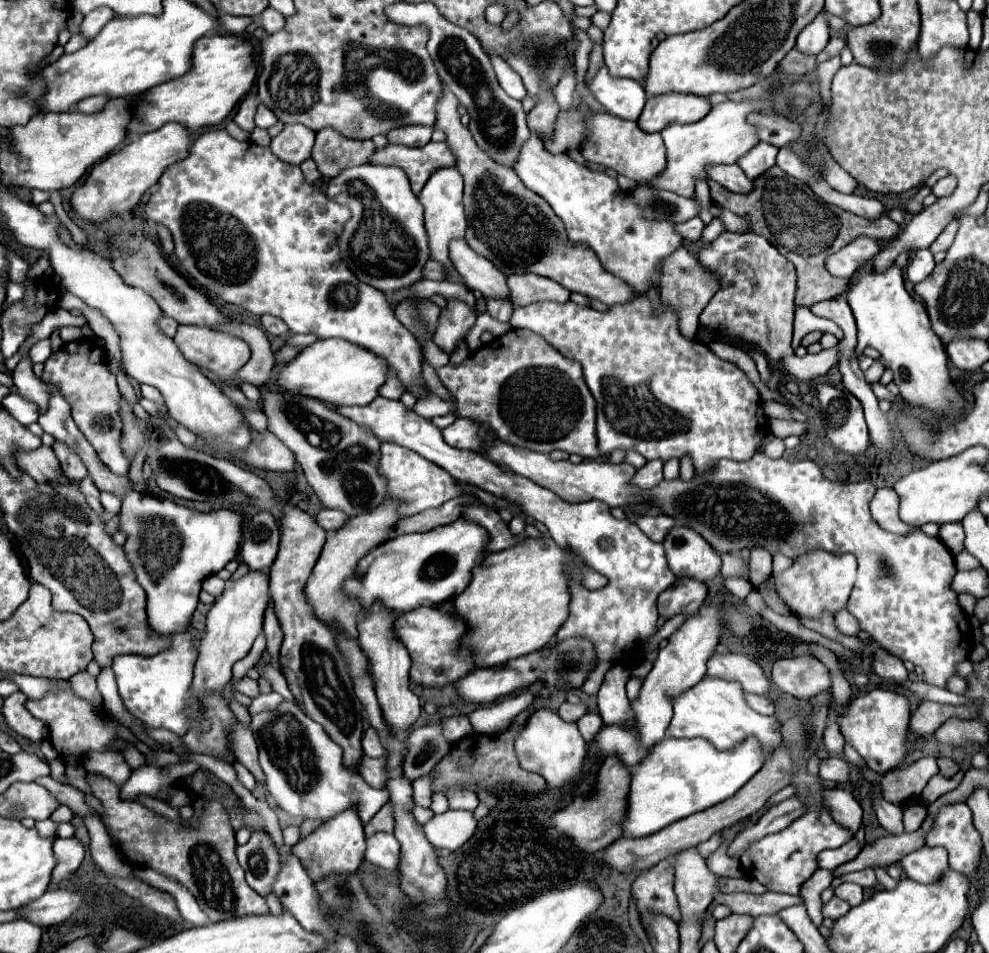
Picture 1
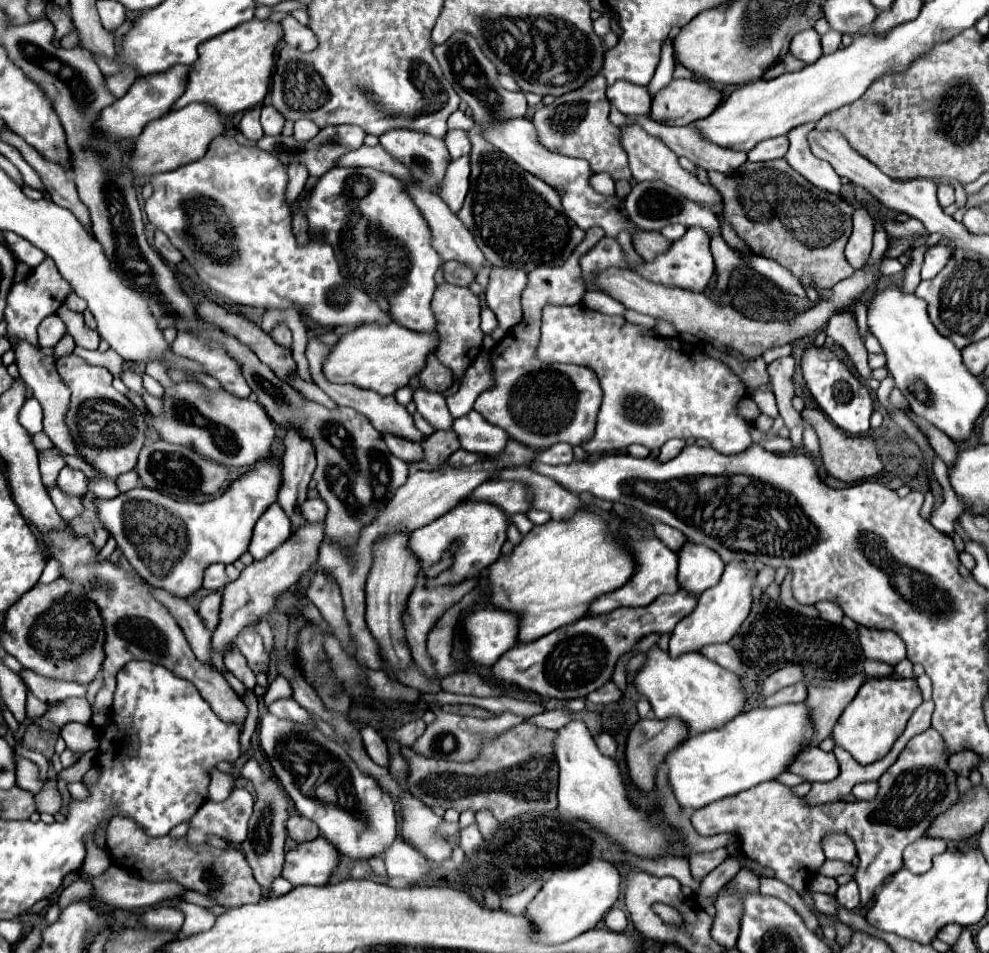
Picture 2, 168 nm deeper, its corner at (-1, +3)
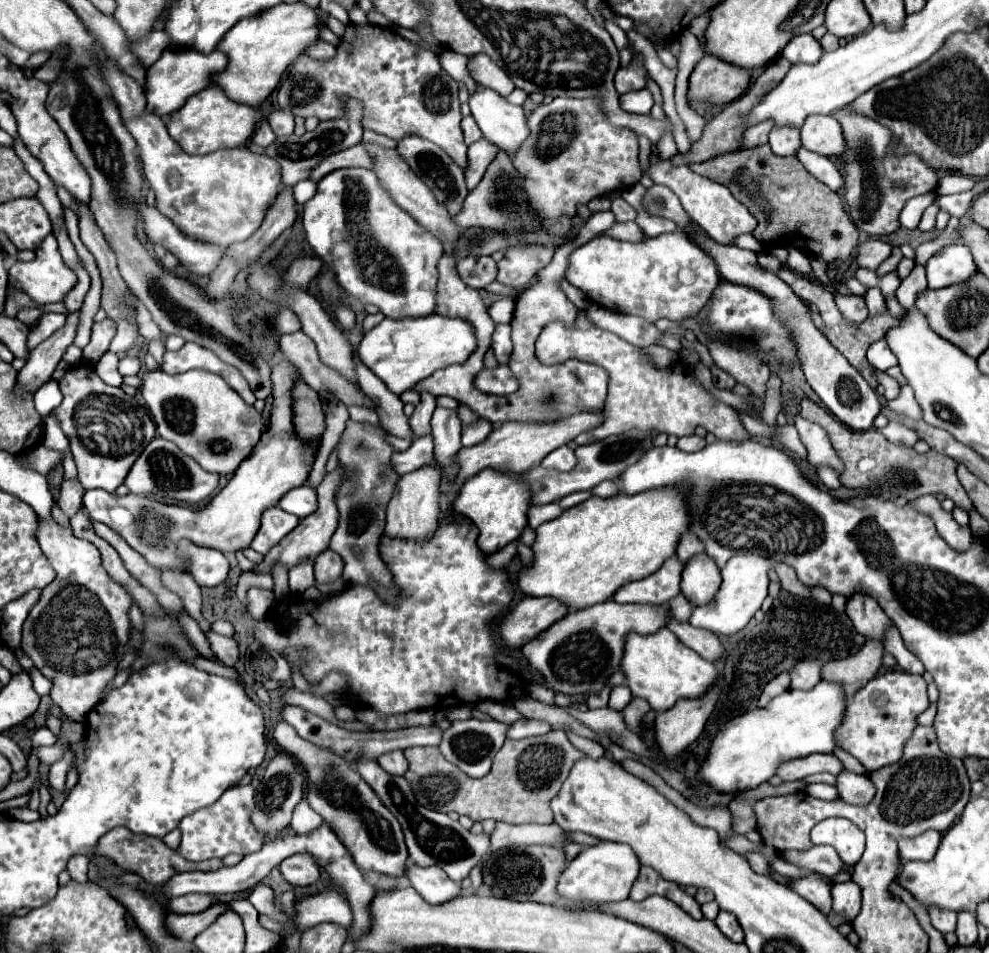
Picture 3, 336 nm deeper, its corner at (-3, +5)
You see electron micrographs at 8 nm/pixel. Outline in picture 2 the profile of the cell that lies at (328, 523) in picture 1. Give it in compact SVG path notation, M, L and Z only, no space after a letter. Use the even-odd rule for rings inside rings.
M305 499L299 503L299 513L307 521L323 521L327 515L327 507L321 499Z

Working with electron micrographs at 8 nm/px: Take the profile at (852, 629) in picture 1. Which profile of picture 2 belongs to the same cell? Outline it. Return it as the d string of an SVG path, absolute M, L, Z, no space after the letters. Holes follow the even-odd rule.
M819 601L819 603L815 603L815 609L829 623L841 623L841 619L843 619L841 607L837 607L837 603L833 603L833 601Z

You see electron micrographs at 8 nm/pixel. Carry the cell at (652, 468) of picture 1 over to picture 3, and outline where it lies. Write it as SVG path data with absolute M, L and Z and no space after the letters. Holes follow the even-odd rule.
M689 435L689 437L679 437L677 441L677 447L681 451L699 451L705 447L705 439L697 437L697 435Z

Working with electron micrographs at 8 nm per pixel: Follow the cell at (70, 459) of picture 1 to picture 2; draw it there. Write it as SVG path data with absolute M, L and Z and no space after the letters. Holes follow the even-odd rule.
M69 467L61 469L57 485L65 495L71 495L71 497L77 497L77 499L85 497L85 493L89 491L87 489L87 477L81 471L69 469Z

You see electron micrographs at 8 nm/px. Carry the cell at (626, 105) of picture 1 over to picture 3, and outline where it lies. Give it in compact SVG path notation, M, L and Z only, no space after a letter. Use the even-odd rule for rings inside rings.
M645 87L645 89L637 89L637 91L629 91L625 95L619 97L619 105L623 111L629 111L629 113L649 113L649 109L653 107L653 97L651 97L651 91Z

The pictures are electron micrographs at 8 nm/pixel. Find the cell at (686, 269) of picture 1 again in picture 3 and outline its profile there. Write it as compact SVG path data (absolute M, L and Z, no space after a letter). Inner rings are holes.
M629 221L629 223L615 223L611 227L611 231L607 231L607 235L619 239L619 241L631 241L631 243L637 243L637 241L643 241L645 239L645 233L641 231L641 227L635 223L635 221Z

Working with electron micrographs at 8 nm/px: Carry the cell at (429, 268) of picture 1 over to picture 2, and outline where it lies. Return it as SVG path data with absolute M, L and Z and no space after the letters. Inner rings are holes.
M447 261L443 265L443 273L445 273L445 281L451 285L471 285L475 281L475 271L471 271L471 267L467 263L461 261Z

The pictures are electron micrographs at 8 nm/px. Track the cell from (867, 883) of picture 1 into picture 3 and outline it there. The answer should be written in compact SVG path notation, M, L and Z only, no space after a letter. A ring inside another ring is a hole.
M811 847L805 853L787 853L787 857L783 857L799 867L805 867L809 871L821 873L825 877L833 877L843 869L843 861L837 857L837 851L833 847Z

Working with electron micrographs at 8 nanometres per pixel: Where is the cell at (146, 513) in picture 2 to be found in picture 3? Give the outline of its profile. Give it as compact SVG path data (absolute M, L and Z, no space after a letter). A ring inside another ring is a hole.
M281 359L281 361L277 361L273 365L273 409L271 409L271 425L263 433L263 439L259 441L259 445L253 449L251 457L247 457L247 461L243 461L239 465L239 469L233 473L233 477L229 479L229 483L203 509L193 511L193 509L183 507L183 505L159 503L159 501L147 499L143 495L133 495L133 493L129 493L125 497L119 497L115 493L107 493L103 489L89 489L89 491L85 491L83 507L87 507L87 513L95 521L101 521L107 527L111 527L113 531L117 531L155 569L165 567L165 569L175 569L175 571L187 571L183 559L177 553L179 539L189 539L191 543L195 543L199 547L217 549L221 553L237 553L237 551L247 549L251 545L255 533L259 531L261 513L265 509L277 505L279 499L287 491L291 491L291 489L295 489L295 487L299 487L299 485L305 483L305 479L307 479L307 475L311 471L315 453L317 453L317 445L315 443L303 443L293 433L293 413L291 413L291 395L289 395L289 389L293 385L293 375L295 375L295 367L287 359Z

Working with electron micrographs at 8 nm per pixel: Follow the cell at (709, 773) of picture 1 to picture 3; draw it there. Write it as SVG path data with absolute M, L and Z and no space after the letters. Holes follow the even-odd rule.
M821 681L815 689L781 693L763 709L751 709L729 719L713 737L705 759L699 767L699 777L717 793L737 793L755 789L769 781L781 763L807 757L811 753L831 753L837 743L833 731L839 727L845 713L843 689L835 683Z

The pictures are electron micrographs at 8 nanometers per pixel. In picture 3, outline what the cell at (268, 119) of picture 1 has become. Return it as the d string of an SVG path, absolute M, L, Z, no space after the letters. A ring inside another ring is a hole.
M279 109L279 111L273 111L269 117L267 117L271 129L275 131L275 135L291 135L293 133L293 115L287 113L285 109Z

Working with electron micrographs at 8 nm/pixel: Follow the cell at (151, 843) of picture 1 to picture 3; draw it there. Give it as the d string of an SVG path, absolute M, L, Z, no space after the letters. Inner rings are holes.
M115 827L107 835L103 835L99 845L97 845L97 853L113 859L125 871L141 875L149 885L155 885L155 887L163 885L175 873L183 873L183 871L217 871L217 869L223 867L221 859L209 859L209 861L203 861L203 863L185 861L183 857L179 857L179 853L175 849L167 847L163 843L163 839L149 837L149 835L137 835L137 833L129 831L127 827Z

